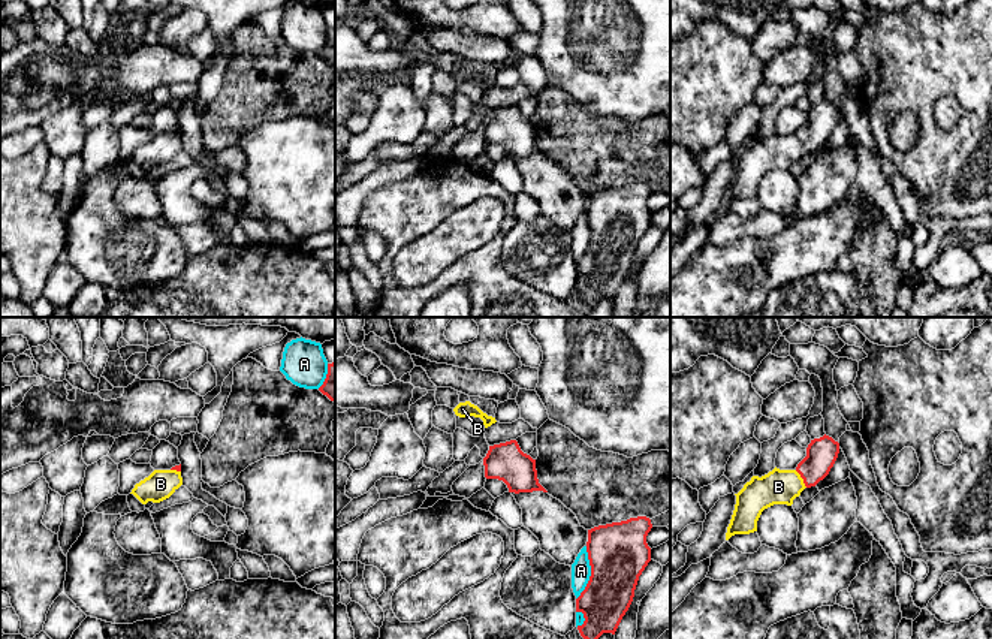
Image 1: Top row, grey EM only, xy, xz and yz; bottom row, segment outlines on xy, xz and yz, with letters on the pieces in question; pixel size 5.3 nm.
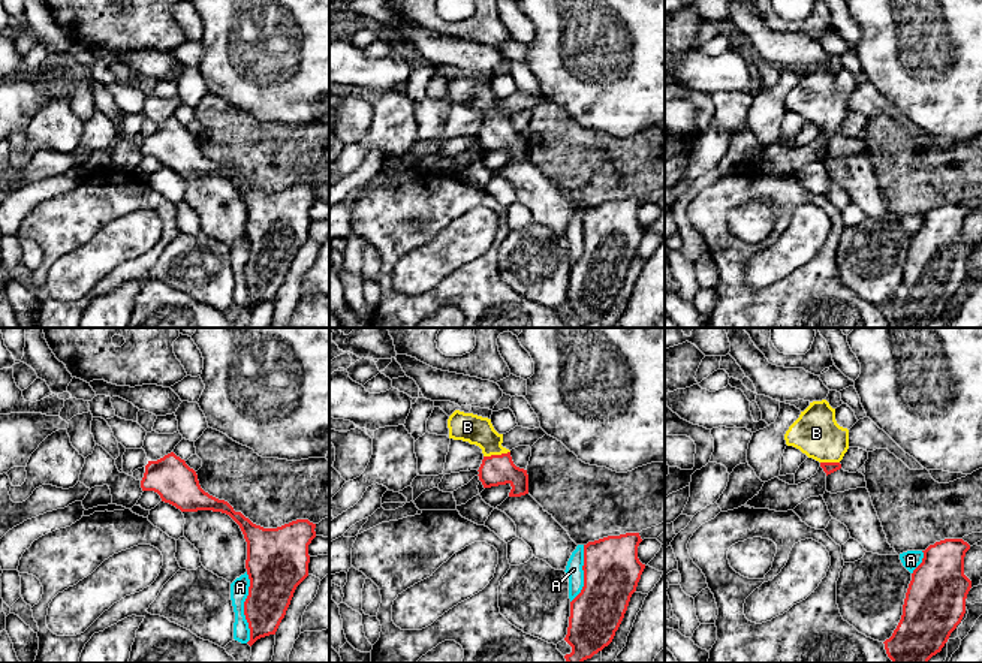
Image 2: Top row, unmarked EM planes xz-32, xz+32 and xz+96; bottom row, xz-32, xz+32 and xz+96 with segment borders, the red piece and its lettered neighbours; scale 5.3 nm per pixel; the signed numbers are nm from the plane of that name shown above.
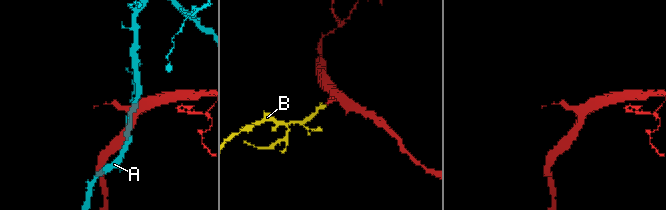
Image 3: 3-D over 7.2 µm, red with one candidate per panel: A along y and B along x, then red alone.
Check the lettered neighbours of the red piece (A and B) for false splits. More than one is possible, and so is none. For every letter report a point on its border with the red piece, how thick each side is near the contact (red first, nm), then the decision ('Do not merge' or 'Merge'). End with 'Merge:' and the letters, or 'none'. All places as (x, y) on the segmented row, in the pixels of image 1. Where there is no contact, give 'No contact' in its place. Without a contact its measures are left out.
A: Touches red at xz (591, 573). Thickness 320 nm (red) against 110 nm. Do not merge
B: Touches red at yz (802, 478). Thickness 160 nm (red) against 190 nm. Merge
Merge: B

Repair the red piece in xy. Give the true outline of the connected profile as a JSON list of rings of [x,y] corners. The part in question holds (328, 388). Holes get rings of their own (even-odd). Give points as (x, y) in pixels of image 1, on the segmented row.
[[[335,362],[328,364],[328,374],[319,391],[335,403]]]

